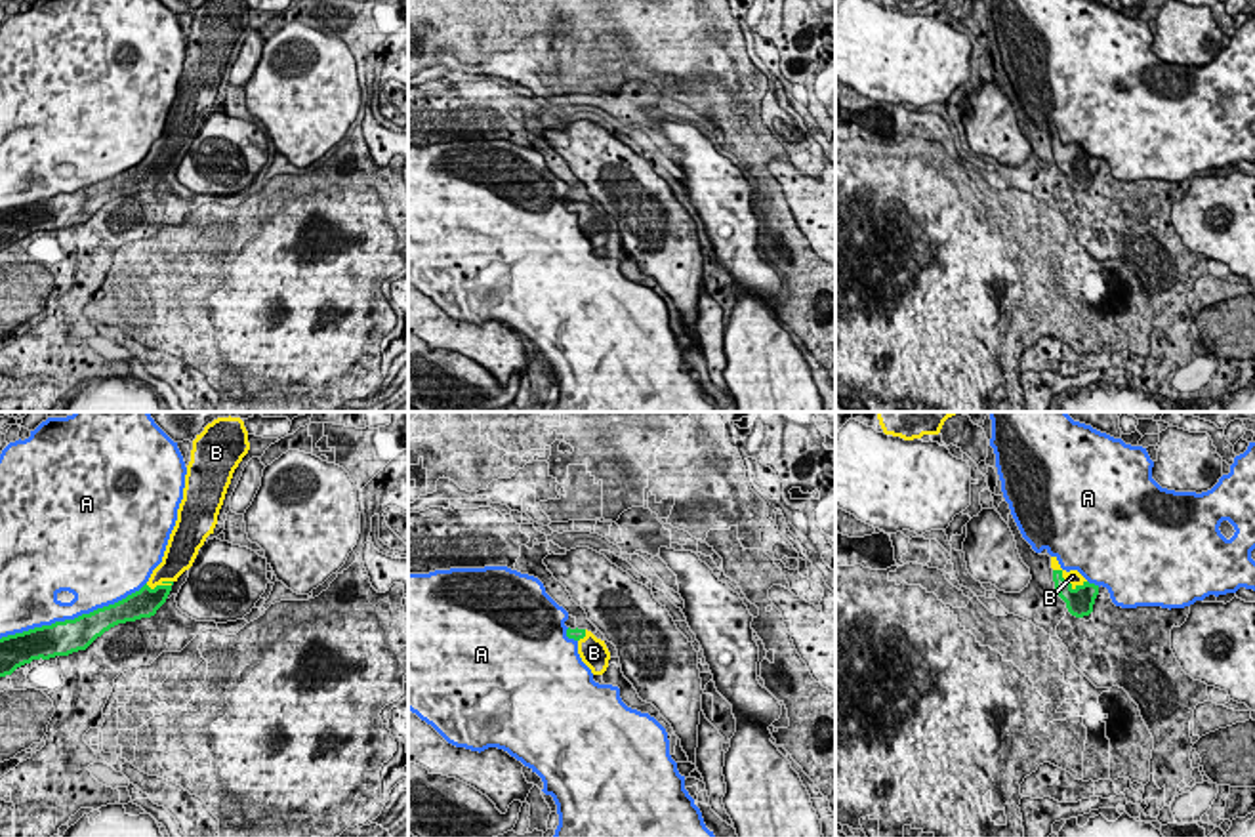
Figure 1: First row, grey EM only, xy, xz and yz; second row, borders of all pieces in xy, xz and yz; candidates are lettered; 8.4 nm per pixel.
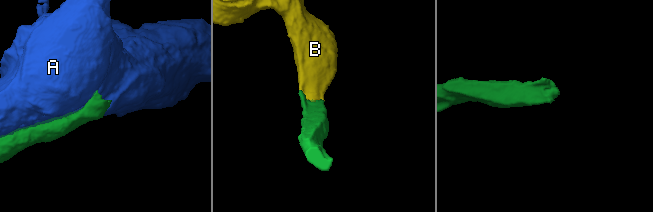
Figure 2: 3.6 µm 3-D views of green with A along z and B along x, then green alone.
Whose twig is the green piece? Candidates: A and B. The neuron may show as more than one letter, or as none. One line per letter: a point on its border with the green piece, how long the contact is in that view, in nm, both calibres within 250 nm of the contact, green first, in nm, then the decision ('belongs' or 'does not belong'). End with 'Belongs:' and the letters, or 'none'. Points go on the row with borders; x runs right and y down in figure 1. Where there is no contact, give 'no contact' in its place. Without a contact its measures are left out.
A: xy (75, 618) | 1300 nm | 280/280 nm | does not belong
B: yz (1069, 582) | 320 nm | 240/120 nm | belongs
Belongs: B

